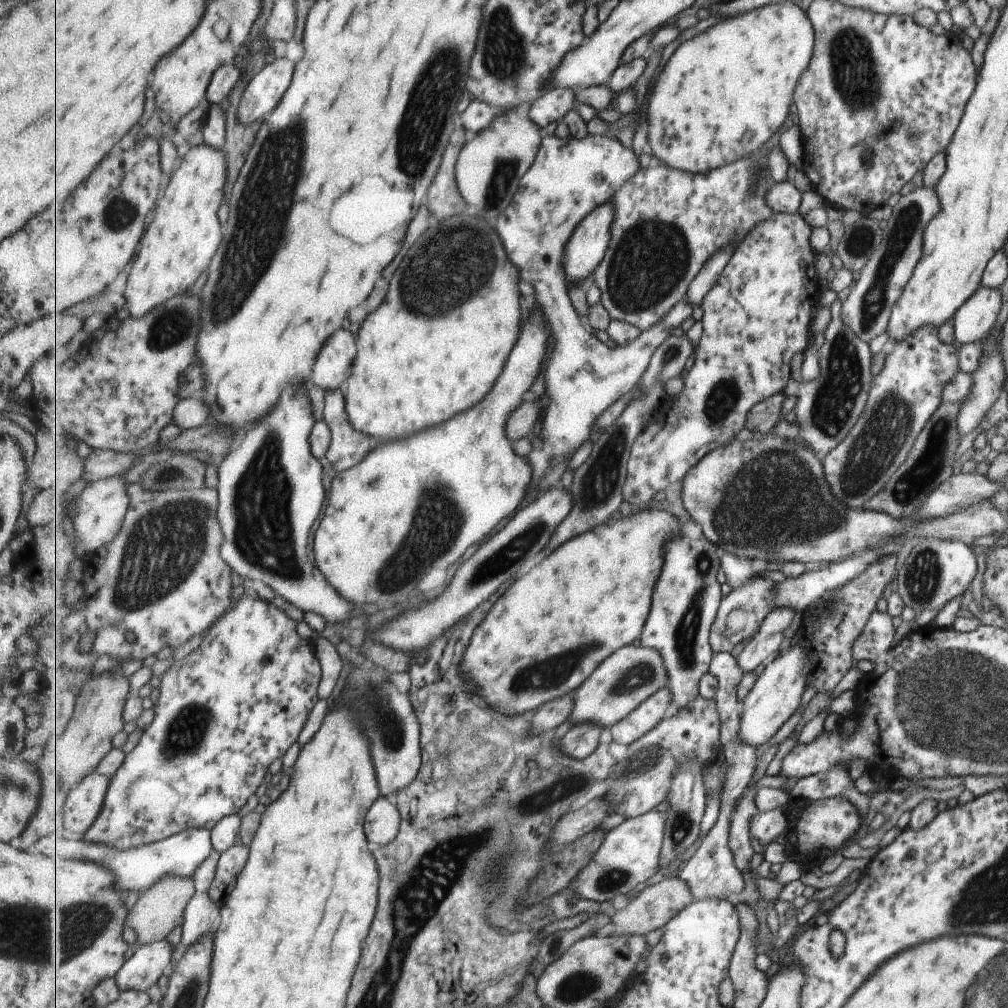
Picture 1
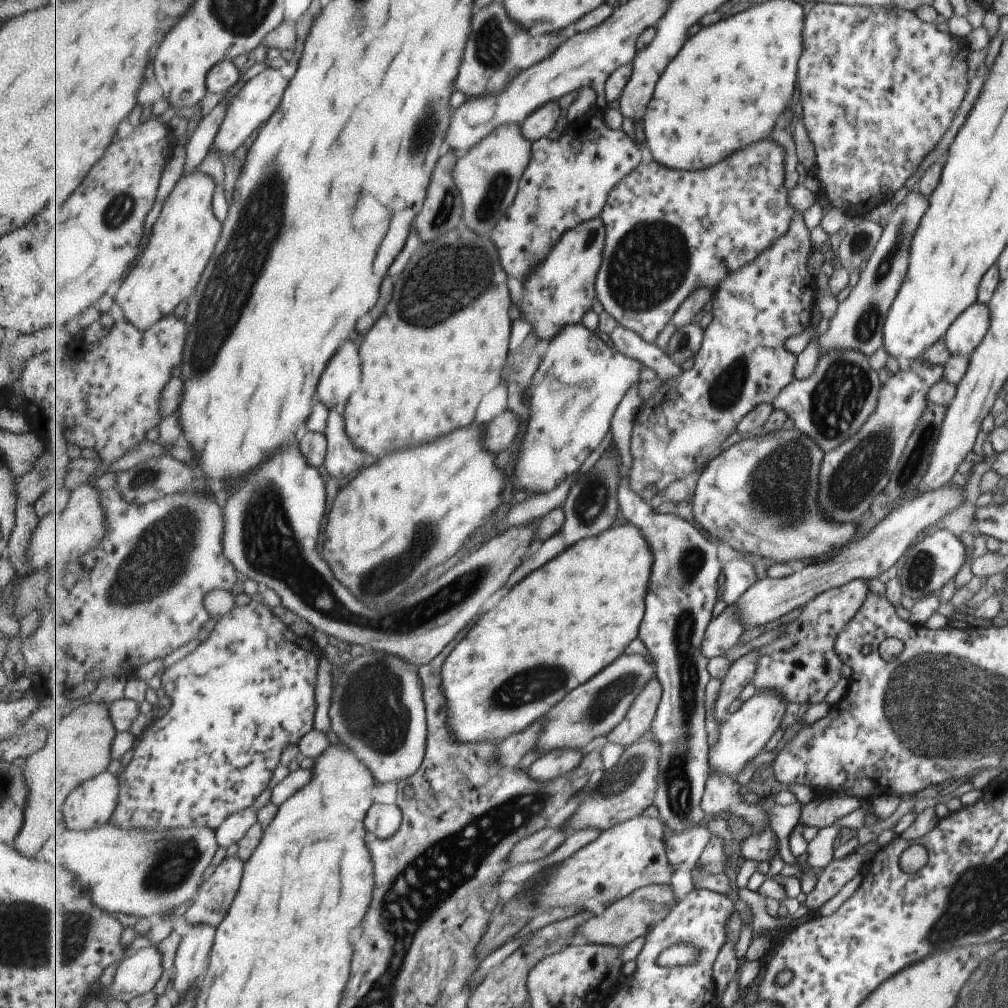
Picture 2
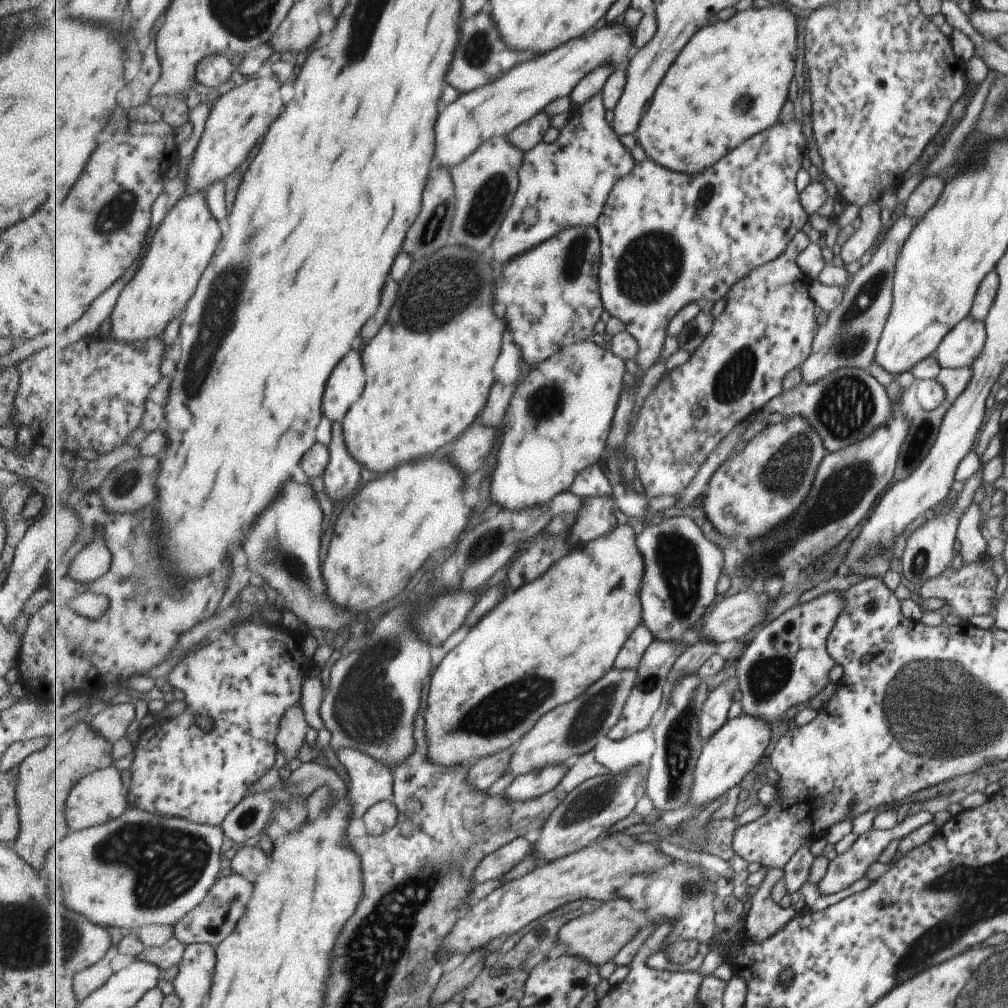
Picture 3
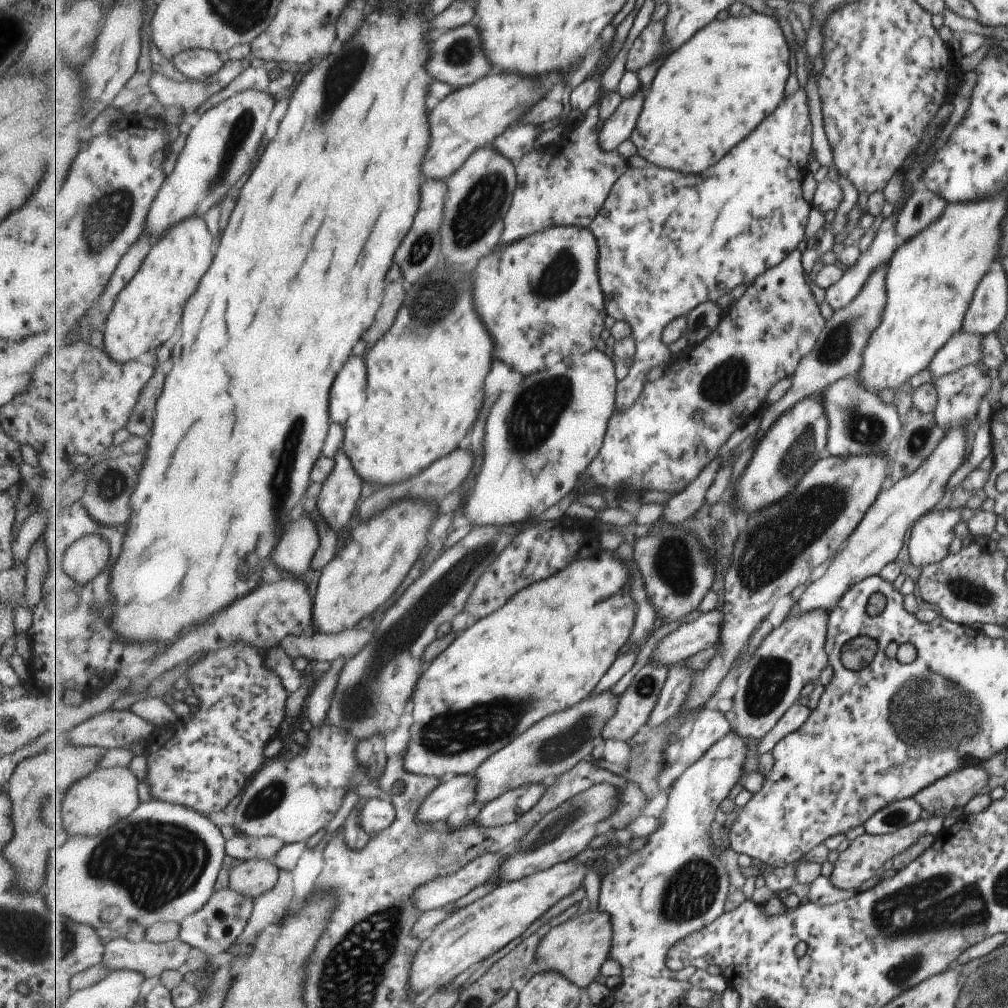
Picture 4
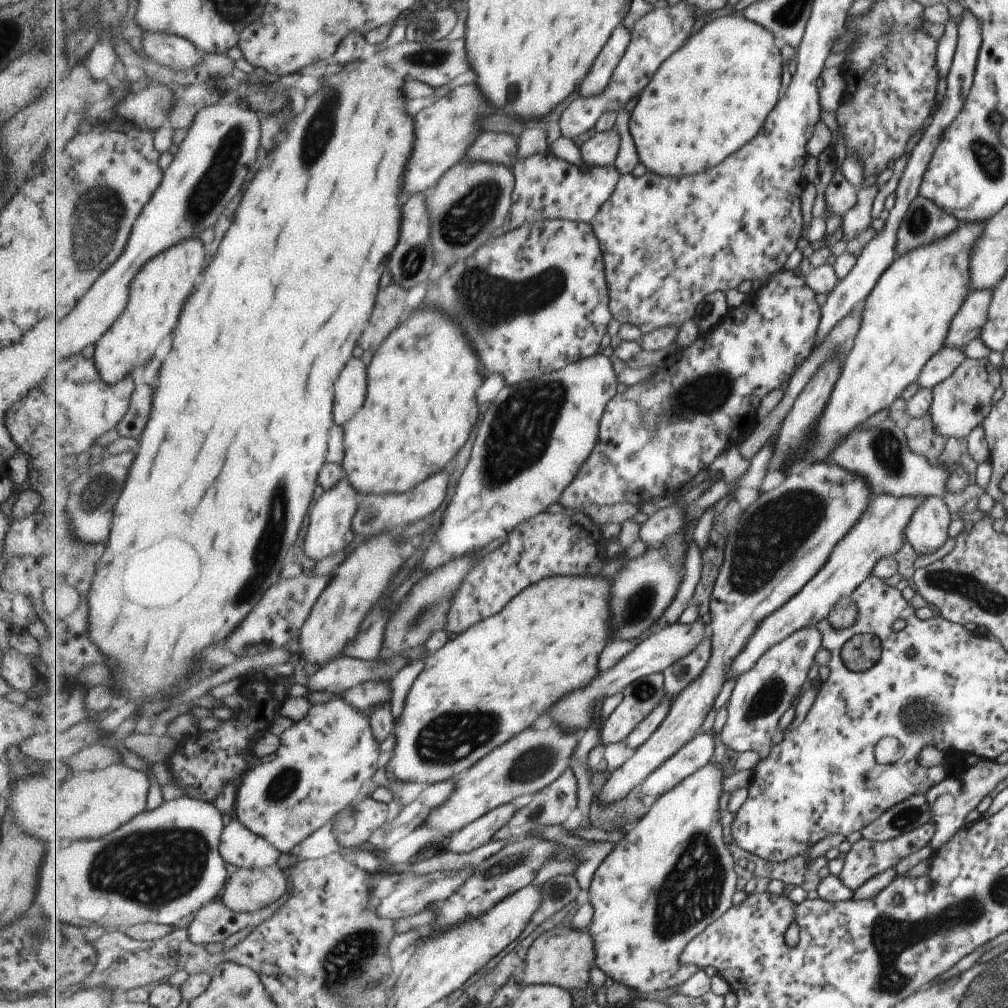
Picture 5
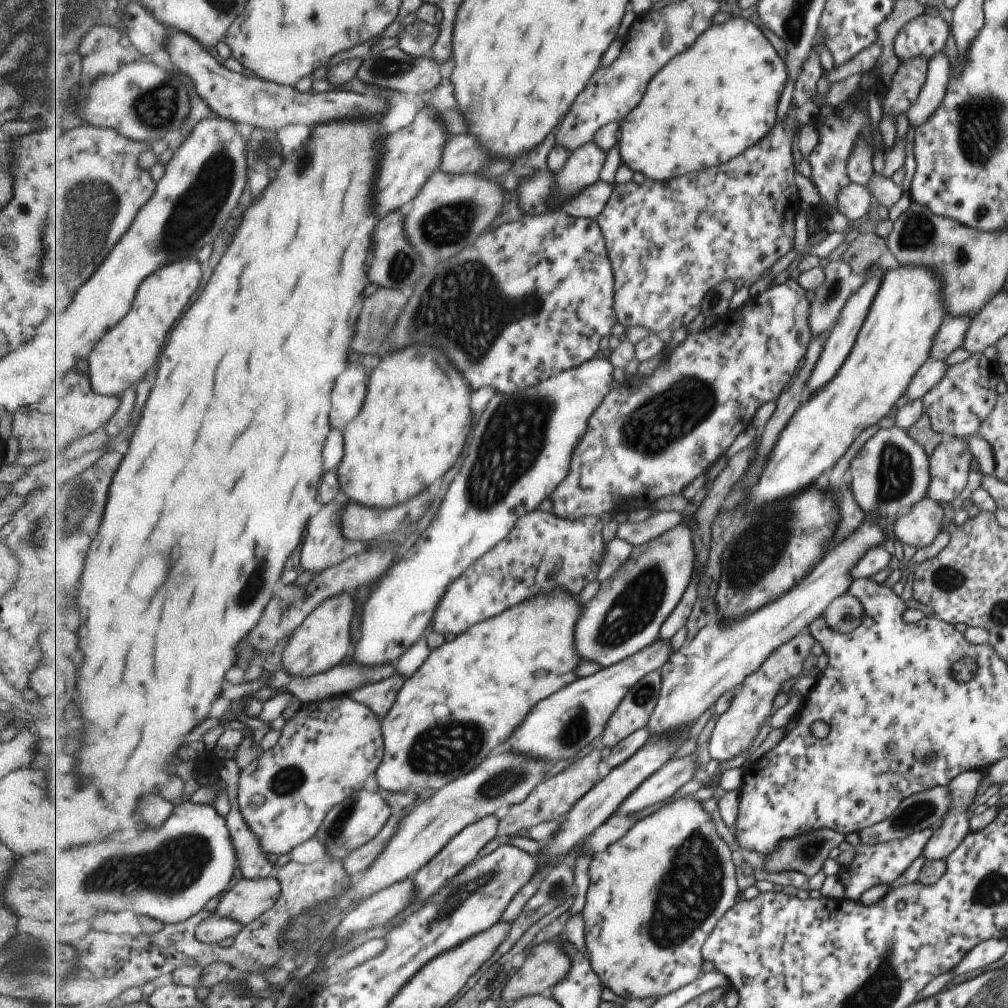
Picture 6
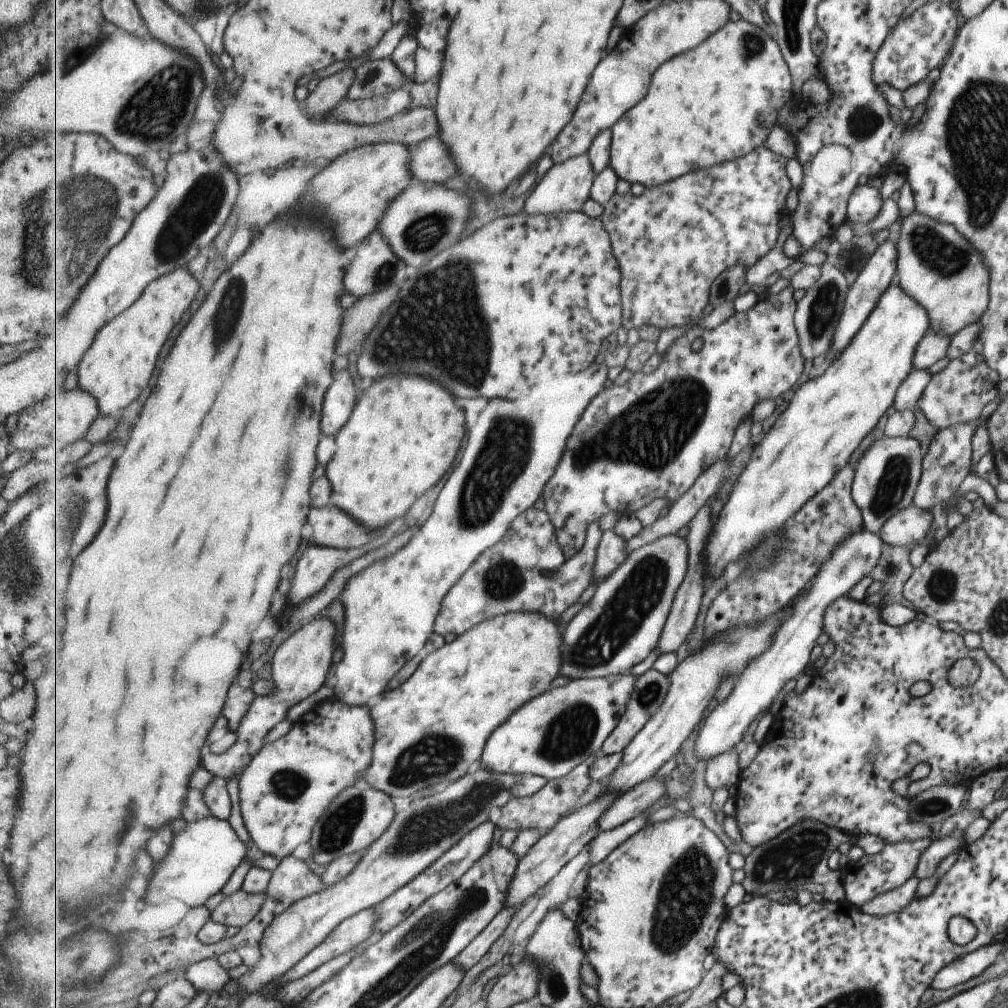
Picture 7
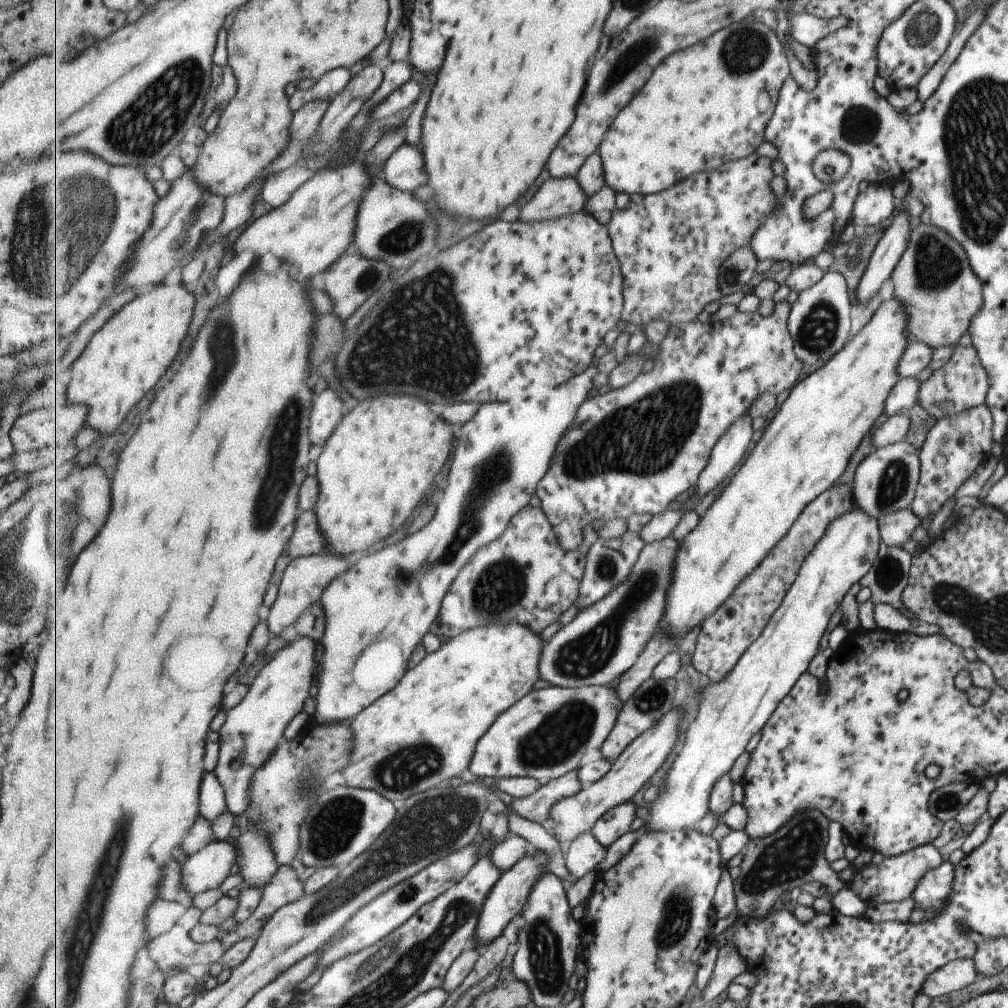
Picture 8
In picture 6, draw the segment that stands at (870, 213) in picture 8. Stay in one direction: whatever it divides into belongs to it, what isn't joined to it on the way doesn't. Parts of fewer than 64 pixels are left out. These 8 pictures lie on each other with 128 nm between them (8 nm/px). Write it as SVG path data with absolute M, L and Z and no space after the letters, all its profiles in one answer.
M856 183L847 184L835 200L835 208L847 220L859 220L871 208L873 198L866 187Z

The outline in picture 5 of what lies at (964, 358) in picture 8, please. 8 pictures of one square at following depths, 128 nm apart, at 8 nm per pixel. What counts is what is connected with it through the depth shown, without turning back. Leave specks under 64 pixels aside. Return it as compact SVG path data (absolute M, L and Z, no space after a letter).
M988 358L965 359L948 378L931 388L932 400L927 414L934 432L945 438L966 439L973 428L980 426L991 411L991 396L1000 386L998 372Z

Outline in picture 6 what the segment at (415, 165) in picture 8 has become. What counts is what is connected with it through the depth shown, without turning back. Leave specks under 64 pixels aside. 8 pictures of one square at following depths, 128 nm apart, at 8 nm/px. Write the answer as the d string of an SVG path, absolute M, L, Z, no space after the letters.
M459 134L449 138L441 158L441 170L447 174L473 174L481 170L489 160L489 154L479 146L471 134Z

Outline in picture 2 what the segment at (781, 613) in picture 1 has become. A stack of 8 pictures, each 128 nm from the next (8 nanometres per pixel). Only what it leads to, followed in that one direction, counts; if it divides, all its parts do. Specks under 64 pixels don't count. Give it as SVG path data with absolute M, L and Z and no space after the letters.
M753 650L751 654L743 658L739 656L737 662L732 664L727 678L721 681L720 691L716 696L715 718L717 722L724 723L731 715L729 708L739 698L739 694L747 688L747 684L755 678L757 664L759 664L759 650Z

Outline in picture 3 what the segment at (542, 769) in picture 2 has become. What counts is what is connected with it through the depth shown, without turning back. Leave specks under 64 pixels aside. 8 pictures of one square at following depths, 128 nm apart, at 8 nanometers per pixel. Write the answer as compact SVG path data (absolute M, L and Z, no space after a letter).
M563 764L547 766L543 770L535 770L529 774L516 777L505 790L505 798L511 802L529 802L559 786L567 771Z

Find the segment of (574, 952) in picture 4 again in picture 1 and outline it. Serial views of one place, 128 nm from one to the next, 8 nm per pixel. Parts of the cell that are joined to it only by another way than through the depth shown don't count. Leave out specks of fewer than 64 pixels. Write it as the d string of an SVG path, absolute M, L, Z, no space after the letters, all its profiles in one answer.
M679 876L646 886L625 908L617 911L616 917L612 921L615 924L612 935L633 936L633 934L649 934L651 930L661 929L669 924L677 914L683 912L687 906L691 906L694 899L688 882Z

